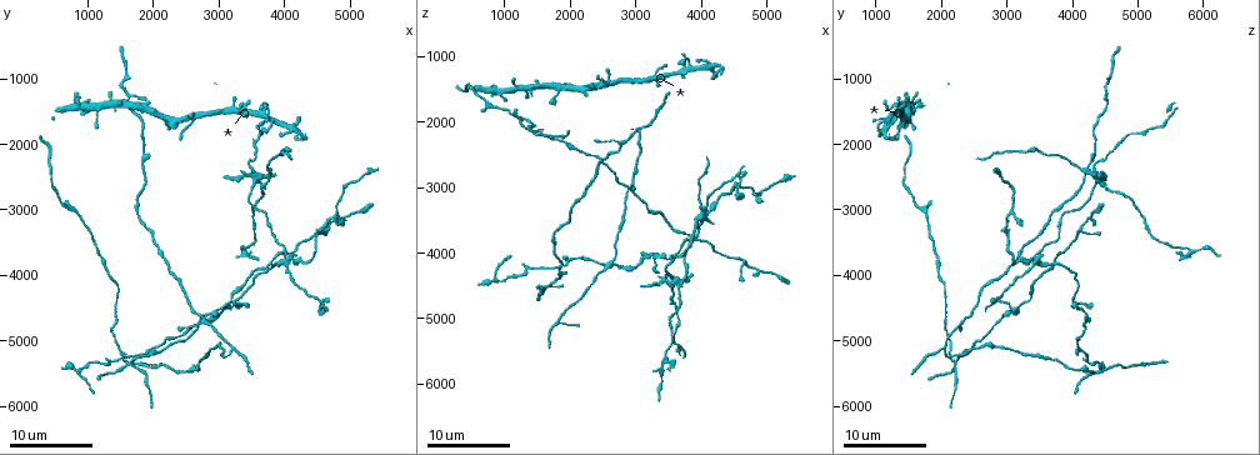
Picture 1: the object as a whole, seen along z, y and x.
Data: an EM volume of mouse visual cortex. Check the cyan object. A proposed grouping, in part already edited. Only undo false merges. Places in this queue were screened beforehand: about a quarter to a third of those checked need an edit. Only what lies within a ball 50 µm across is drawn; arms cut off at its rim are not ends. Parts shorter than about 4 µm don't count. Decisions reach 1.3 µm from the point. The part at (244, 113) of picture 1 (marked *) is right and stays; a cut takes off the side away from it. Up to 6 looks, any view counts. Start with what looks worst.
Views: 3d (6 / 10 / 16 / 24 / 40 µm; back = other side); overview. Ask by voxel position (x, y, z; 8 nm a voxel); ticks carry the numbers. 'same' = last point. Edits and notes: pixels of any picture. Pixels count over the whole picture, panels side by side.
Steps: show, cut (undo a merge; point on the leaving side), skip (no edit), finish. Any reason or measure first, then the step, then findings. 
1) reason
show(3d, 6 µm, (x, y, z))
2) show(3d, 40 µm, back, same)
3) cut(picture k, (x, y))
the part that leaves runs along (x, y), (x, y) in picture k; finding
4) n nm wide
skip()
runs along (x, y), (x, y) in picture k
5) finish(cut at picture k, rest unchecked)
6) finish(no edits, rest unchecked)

four arms meet
show(3d, 16 µm, (1600, 5350, 2200))

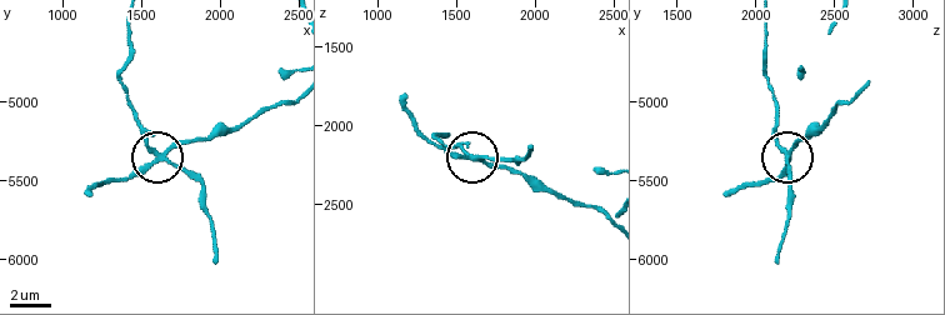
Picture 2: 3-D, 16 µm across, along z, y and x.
zoom in
show(3d, 6 µm, (1640, 5340, 2200))

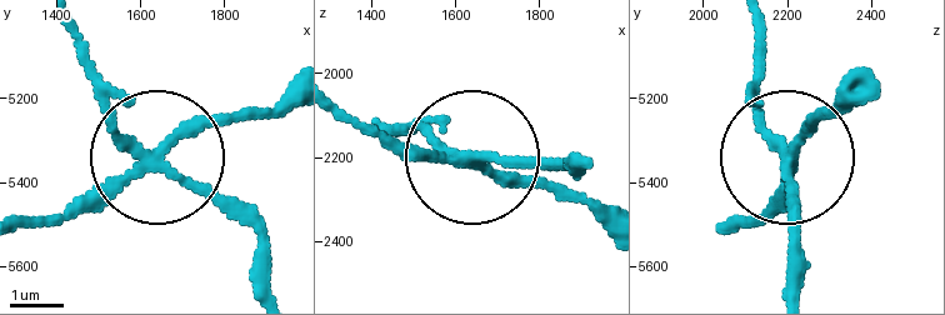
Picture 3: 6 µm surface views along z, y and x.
200 nm wide
cut(picture 3, (229, 198))
the part that leaves runs along (146, 163), (115, 126), (79, 33) in picture 3; a second neuron is stuck on

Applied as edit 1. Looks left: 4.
show(overview)

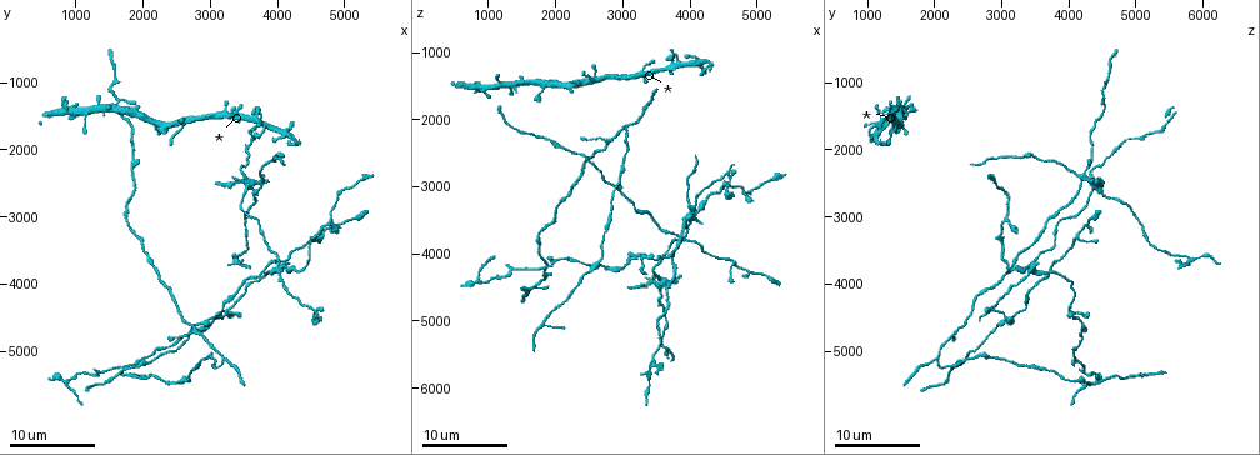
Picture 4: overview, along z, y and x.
show(3d, 6 µm, (3250, 5150, 2050))

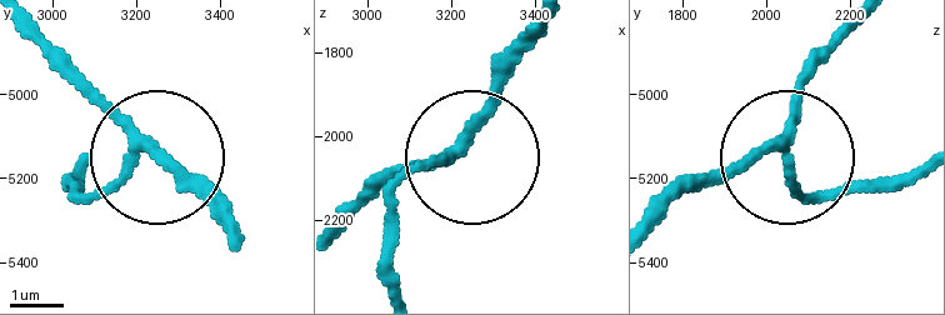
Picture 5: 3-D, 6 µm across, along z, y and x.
skip()
runs along (849, 31), (804, 85), (781, 149), (701, 175), (653, 215) in picture 5; all the same neuron

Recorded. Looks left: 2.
a fork
show(3d, 6 µm, (2750, 4700, 2350))

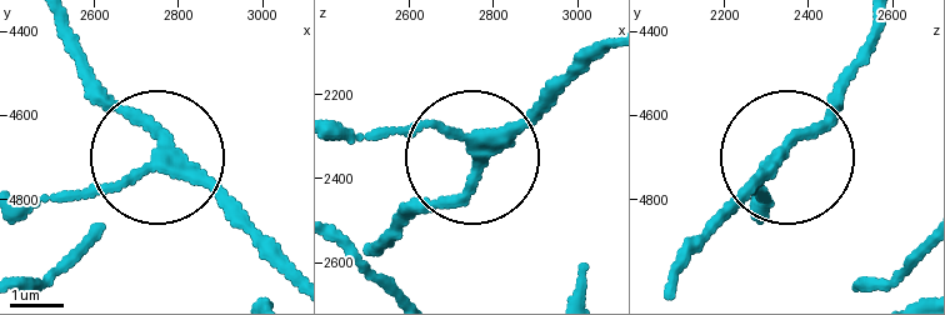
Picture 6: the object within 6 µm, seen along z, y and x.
show(3d, 6 µm, back, (2775, 4680, 2345))

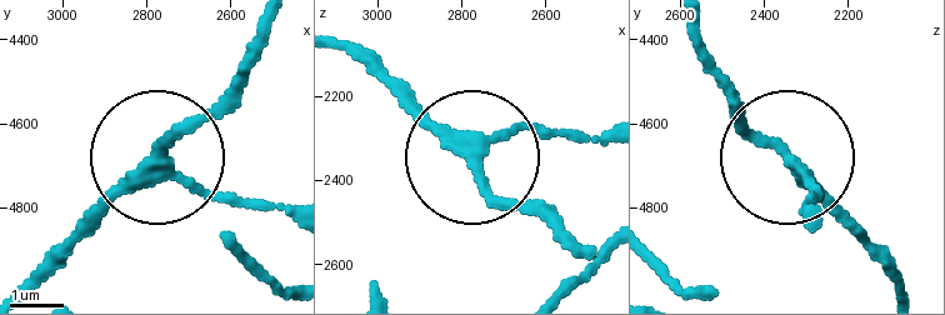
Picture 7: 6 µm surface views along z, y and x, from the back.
skip()
continuous, no second neuron

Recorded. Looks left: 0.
finish(cut at picture 3, rest unchecked)

